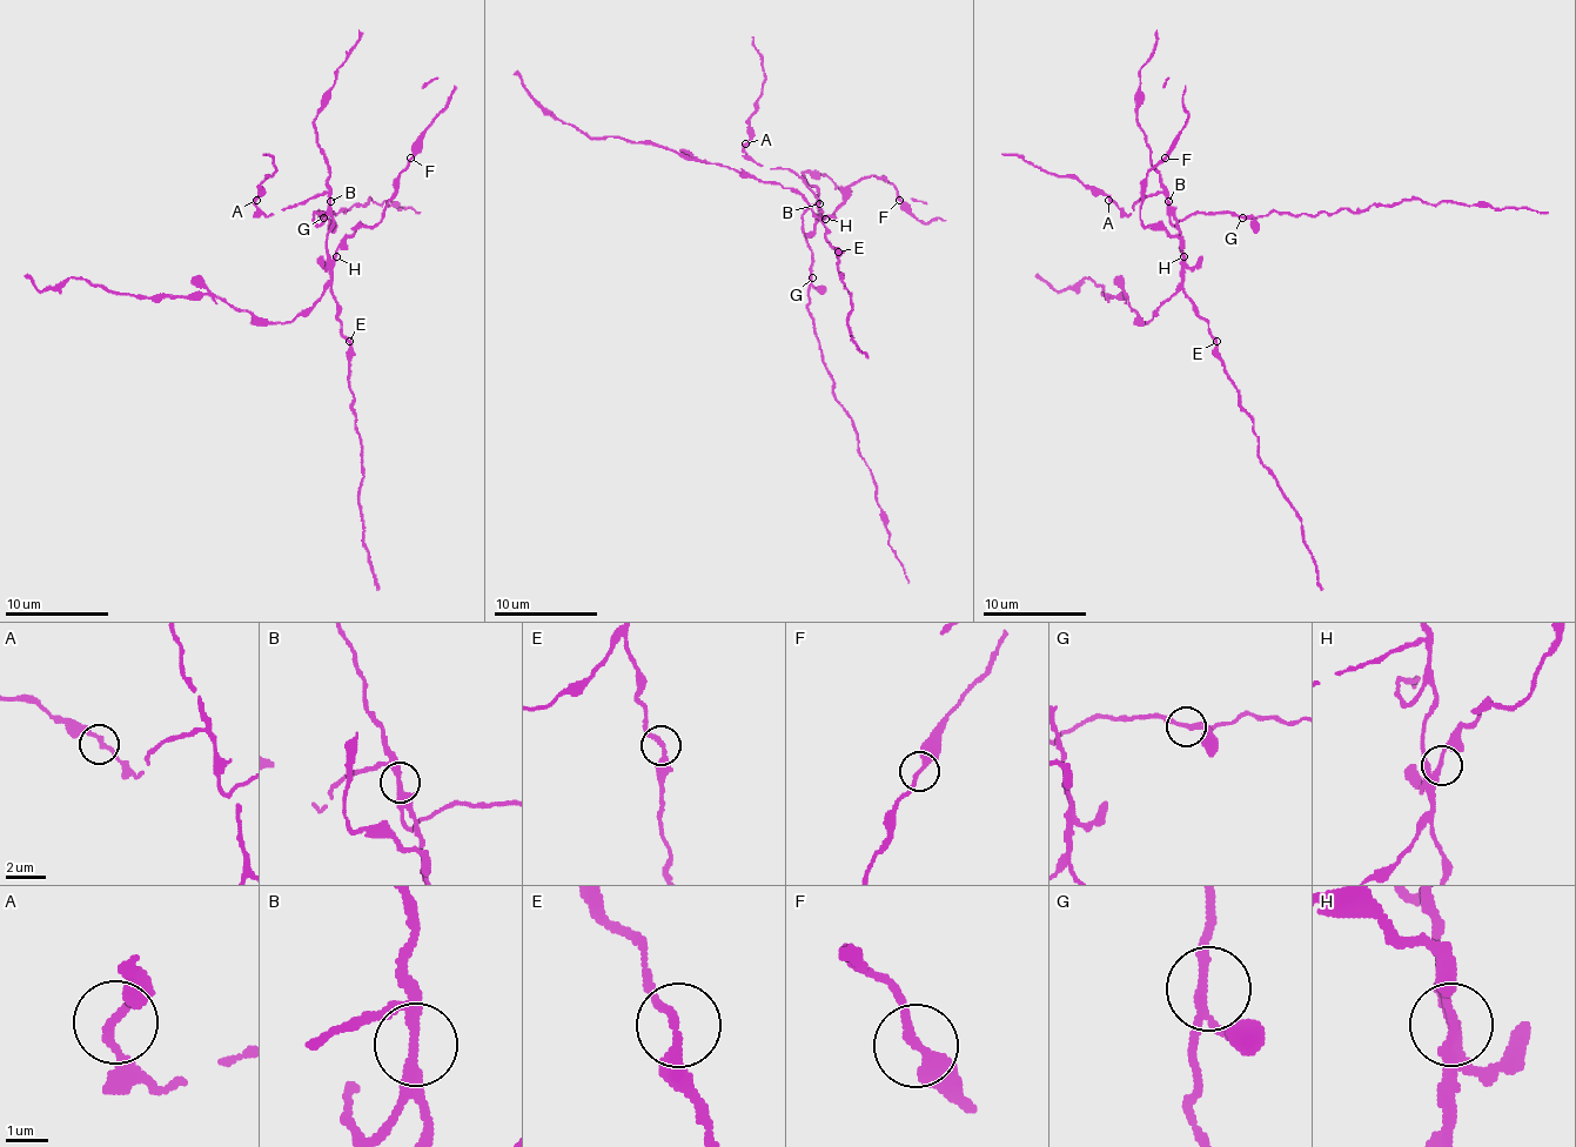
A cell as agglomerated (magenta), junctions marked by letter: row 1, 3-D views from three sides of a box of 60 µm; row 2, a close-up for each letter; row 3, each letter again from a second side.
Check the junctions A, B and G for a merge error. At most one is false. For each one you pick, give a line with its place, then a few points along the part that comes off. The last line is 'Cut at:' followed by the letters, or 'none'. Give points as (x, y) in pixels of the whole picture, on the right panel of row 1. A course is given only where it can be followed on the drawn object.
B: Place: (1168, 201). Course of the part to remove: (1167, 202), (1184, 284), (1147, 323), (1124, 295), (1106, 297), (1085, 277), (1059, 289), (1035, 274)
Cut at: B

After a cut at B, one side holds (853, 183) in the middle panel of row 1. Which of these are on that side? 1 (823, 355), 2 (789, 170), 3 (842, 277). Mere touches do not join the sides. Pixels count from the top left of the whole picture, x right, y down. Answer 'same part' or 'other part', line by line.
1: other part
2: other part
3: same part

